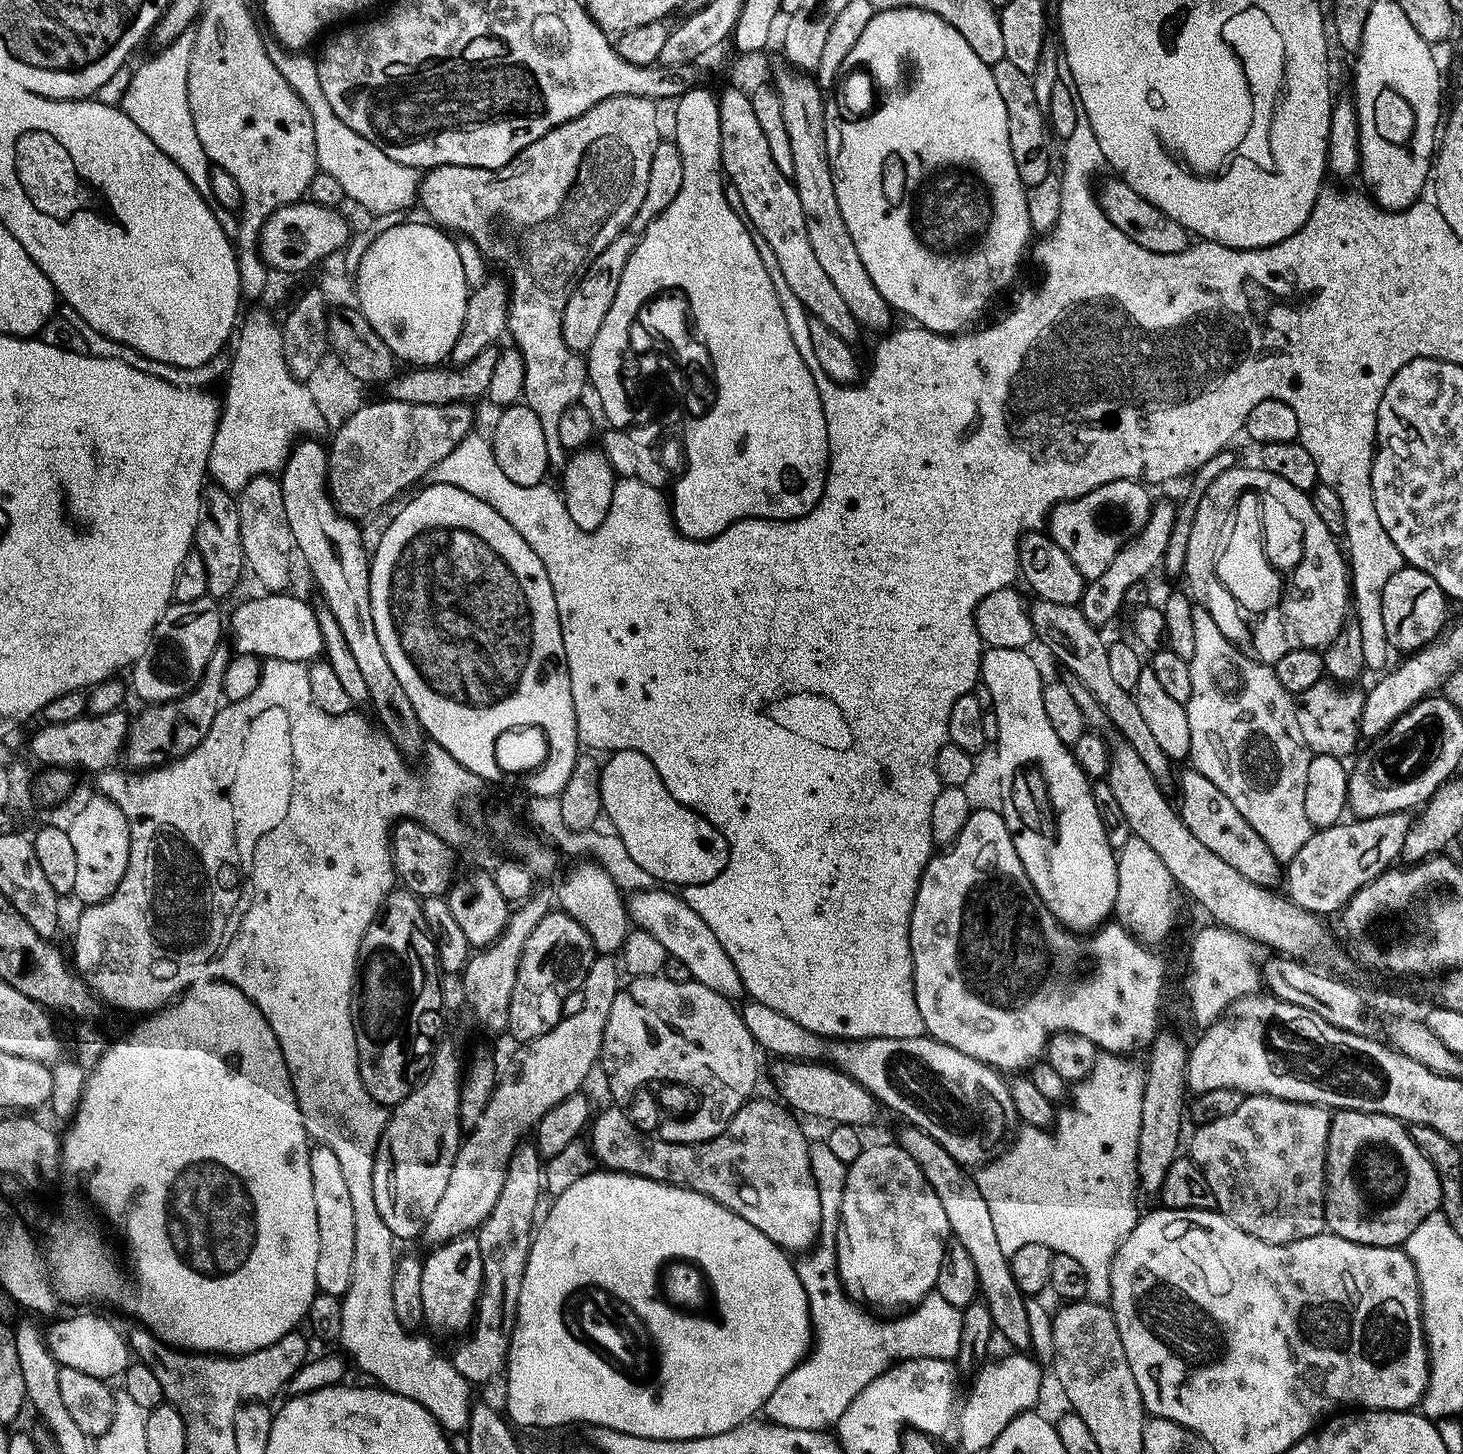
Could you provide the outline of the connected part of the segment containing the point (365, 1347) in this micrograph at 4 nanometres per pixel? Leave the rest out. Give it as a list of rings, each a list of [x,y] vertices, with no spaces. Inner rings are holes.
[[[362,1234],[354,1242],[354,1282],[343,1297],[342,1334],[339,1347],[345,1348],[347,1359],[357,1364],[368,1376],[373,1376],[381,1388],[410,1398],[430,1412],[441,1428],[449,1434],[467,1433],[471,1422],[474,1399],[473,1385],[456,1368],[451,1359],[436,1353],[436,1348],[420,1334],[404,1329],[394,1310],[394,1276],[398,1241],[391,1234]]]

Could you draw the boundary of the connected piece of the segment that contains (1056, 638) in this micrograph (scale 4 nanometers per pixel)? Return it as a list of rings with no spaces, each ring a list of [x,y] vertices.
[[[1037,599],[1035,603],[1031,605],[1030,611],[1039,643],[1044,643],[1064,663],[1065,670],[1076,678],[1074,680],[1094,696],[1098,704],[1104,708],[1109,725],[1112,728],[1116,727],[1124,735],[1123,743],[1137,751],[1138,757],[1145,762],[1157,783],[1161,786],[1167,786],[1171,780],[1173,783],[1174,761],[1163,752],[1162,746],[1158,746],[1158,741],[1154,739],[1154,733],[1150,731],[1142,710],[1138,710],[1135,695],[1122,690],[1122,686],[1118,686],[1113,678],[1110,671],[1109,645],[1104,644],[1103,638],[1100,637],[1103,636],[1101,629],[1088,621],[1083,607],[1058,606],[1058,602],[1046,602],[1041,599]]]

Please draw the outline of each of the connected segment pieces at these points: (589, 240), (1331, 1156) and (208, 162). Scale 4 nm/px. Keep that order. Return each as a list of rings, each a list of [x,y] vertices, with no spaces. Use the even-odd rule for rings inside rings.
[[[615,96],[598,106],[594,106],[589,112],[579,116],[577,120],[571,120],[562,126],[558,126],[553,132],[546,134],[546,138],[534,142],[534,146],[522,150],[522,154],[518,154],[518,158],[514,158],[514,162],[510,162],[505,168],[486,170],[485,168],[470,169],[462,166],[442,166],[441,168],[431,169],[423,179],[420,187],[419,201],[422,203],[422,208],[424,204],[425,210],[428,211],[429,218],[427,217],[427,219],[433,225],[439,226],[452,234],[461,232],[459,234],[461,237],[473,240],[476,243],[485,260],[493,265],[505,264],[512,271],[507,331],[510,333],[510,337],[512,336],[513,342],[511,343],[514,348],[520,352],[525,360],[526,378],[523,399],[526,401],[528,408],[541,419],[546,447],[549,450],[549,469],[553,473],[556,472],[556,474],[563,473],[570,459],[569,453],[564,450],[562,442],[559,441],[558,429],[561,427],[561,419],[565,417],[566,412],[572,406],[579,405],[584,400],[584,388],[586,392],[590,384],[585,357],[579,352],[571,352],[566,344],[566,338],[564,337],[566,302],[570,302],[574,290],[580,284],[580,279],[587,274],[590,266],[594,266],[594,262],[602,254],[602,250],[609,248],[626,231],[630,226],[630,222],[634,222],[634,214],[638,214],[642,201],[646,198],[646,190],[650,186],[650,166],[654,162],[654,150],[662,142],[660,112],[656,107],[657,105],[653,101],[641,96]]]
[[[1337,1111],[1332,1118],[1328,1139],[1328,1227],[1333,1236],[1371,1248],[1400,1248],[1407,1245],[1410,1234],[1441,1211],[1440,1179],[1434,1166],[1418,1150],[1409,1125],[1382,1114]]]
[[[188,31],[172,45],[165,47],[154,60],[148,61],[132,76],[128,89],[124,92],[122,111],[128,115],[130,122],[190,178],[194,190],[202,198],[214,198],[212,177],[212,159],[206,154],[202,141],[198,139],[198,130],[194,130],[194,114],[190,110],[190,62],[194,58],[196,45],[195,31]]]

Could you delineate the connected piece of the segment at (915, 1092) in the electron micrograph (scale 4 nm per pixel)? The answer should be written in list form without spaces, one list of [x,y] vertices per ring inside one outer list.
[[[748,1002],[748,1005],[742,1008],[742,1015],[750,1034],[756,1040],[756,1047],[767,1055],[769,1052],[770,1055],[780,1056],[776,1058],[783,1058],[788,1062],[820,1062],[825,1059],[824,1055],[828,1055],[826,1060],[831,1067],[845,1072],[854,1082],[861,1084],[887,1111],[889,1108],[890,1111],[897,1112],[902,1119],[908,1120],[904,1122],[911,1127],[920,1128],[930,1138],[934,1138],[934,1141],[965,1169],[976,1170],[989,1163],[1009,1143],[1017,1127],[1018,1117],[1009,1081],[991,1065],[978,1062],[954,1050],[954,1046],[946,1046],[924,1036],[909,1040],[878,1038],[829,1042],[825,1037],[798,1026],[798,1022],[778,1014],[778,1010],[770,1010],[770,1006],[755,1002]]]

